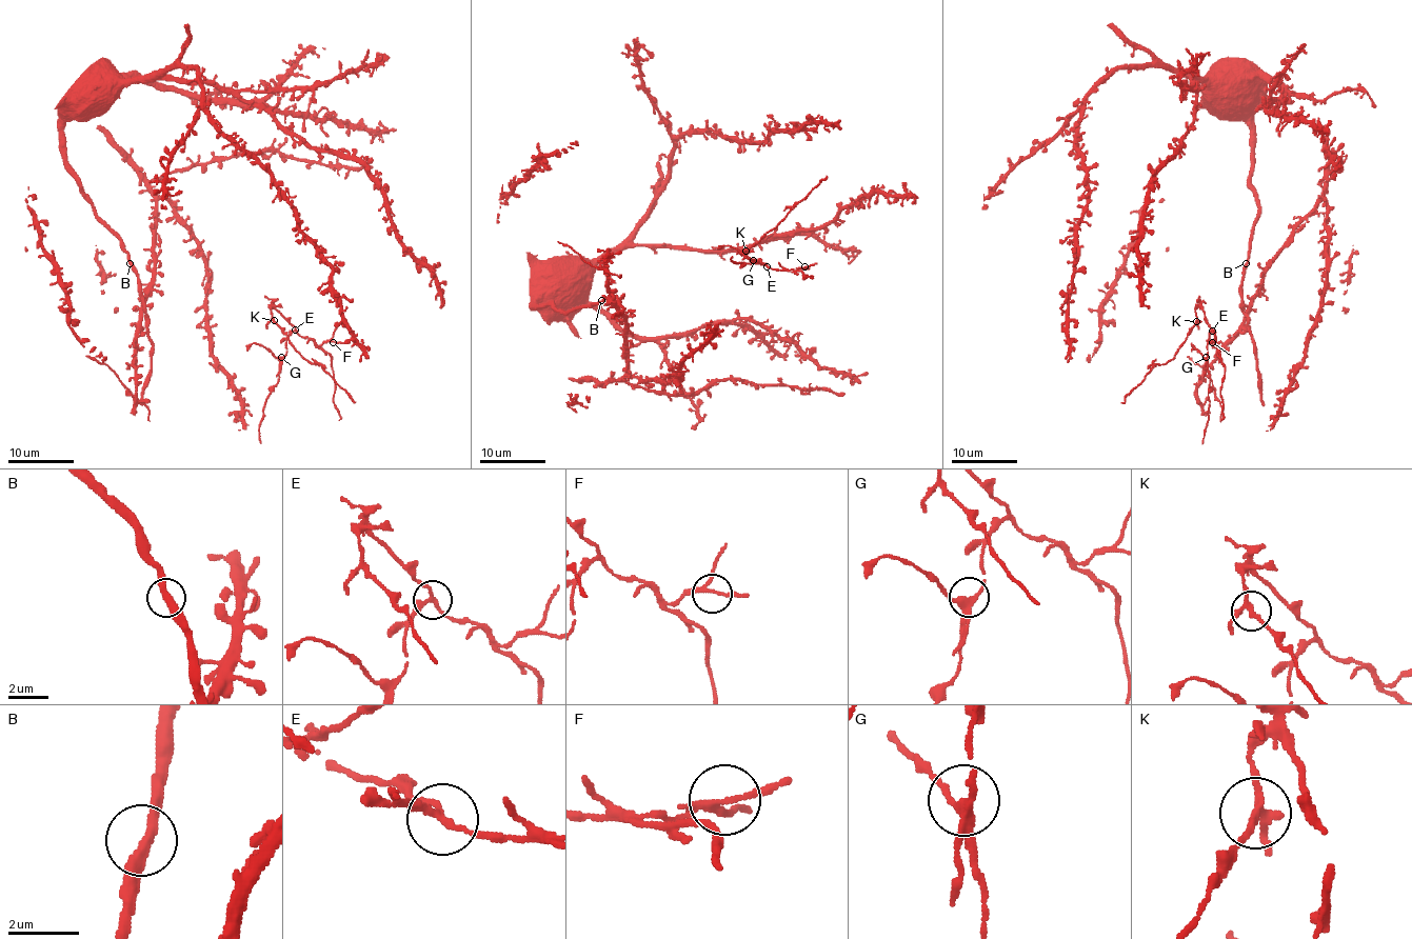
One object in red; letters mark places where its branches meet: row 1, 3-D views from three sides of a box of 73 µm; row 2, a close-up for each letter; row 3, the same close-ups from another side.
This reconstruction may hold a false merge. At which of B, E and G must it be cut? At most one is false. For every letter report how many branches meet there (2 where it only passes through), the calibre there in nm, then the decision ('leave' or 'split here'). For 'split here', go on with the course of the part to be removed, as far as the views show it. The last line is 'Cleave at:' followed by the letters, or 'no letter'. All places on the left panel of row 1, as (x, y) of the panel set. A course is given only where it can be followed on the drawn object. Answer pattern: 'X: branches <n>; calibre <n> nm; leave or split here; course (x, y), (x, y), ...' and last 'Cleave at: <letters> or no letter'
B: branches 2; calibre 340 nm; leave
E: branches 3; calibre 190 nm; split here; course (295, 331), (278, 313), (270, 310), (275, 324), (292, 345), (312, 363), (318, 363), (356, 401)
G: branches 3; calibre 280 nm; leave
Cleave at: E

